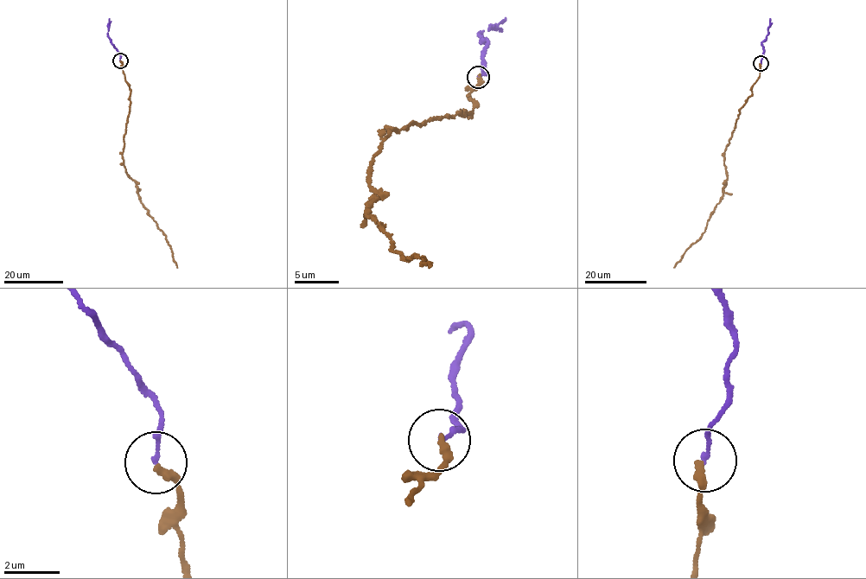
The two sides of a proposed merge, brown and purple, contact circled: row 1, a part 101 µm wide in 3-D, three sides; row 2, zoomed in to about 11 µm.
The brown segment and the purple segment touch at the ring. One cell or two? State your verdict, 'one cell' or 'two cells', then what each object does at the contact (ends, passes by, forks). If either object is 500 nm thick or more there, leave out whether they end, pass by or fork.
one cell; brown ends there; purple ends there

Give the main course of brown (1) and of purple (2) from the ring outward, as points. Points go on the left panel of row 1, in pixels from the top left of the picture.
1: (120, 60), (130, 90), (122, 155), (124, 168), (128, 177), (135, 181), (143, 205), (163, 232), (177, 267)
2: (119, 60), (119, 53), (107, 34), (109, 19)

